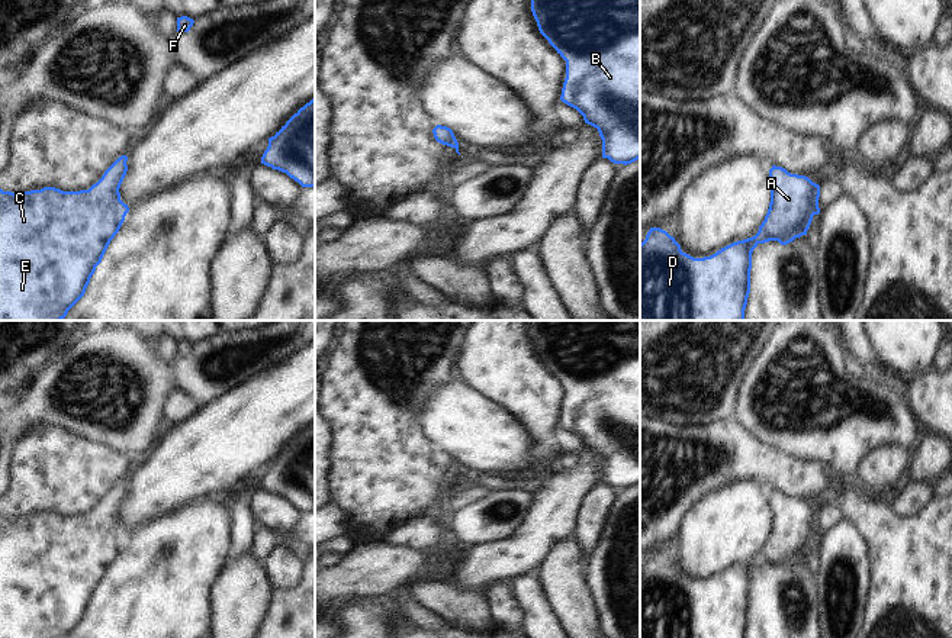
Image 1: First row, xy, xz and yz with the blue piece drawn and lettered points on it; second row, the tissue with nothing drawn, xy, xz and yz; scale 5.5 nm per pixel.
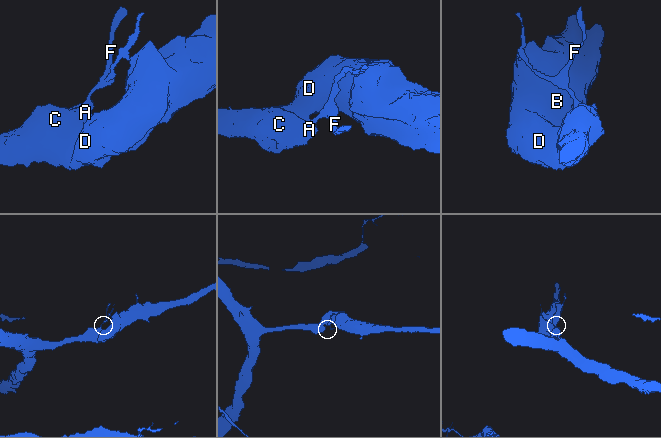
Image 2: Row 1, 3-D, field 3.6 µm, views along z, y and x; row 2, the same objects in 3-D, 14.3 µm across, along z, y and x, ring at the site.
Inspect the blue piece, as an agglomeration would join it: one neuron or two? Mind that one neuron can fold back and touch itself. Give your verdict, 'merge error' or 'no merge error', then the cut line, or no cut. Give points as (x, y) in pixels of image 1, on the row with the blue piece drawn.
no merge error | no cut

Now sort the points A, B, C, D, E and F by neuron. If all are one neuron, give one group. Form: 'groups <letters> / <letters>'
groups A B C D E F

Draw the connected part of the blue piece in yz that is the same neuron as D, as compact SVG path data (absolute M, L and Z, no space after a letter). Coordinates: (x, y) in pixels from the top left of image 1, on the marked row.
M772 165L769 187L771 203L758 233L710 257L694 258L666 231L650 228L640 244L640 320L744 320L753 249L769 241L787 245L807 235L813 216L820 213L820 186L808 177Z

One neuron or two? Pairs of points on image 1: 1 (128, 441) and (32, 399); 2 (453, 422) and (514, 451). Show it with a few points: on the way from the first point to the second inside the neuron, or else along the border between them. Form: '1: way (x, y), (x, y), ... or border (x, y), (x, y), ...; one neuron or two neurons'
1: way (105, 432), (55, 413); one neuron
2: way (468, 424), (499, 442); one neuron

